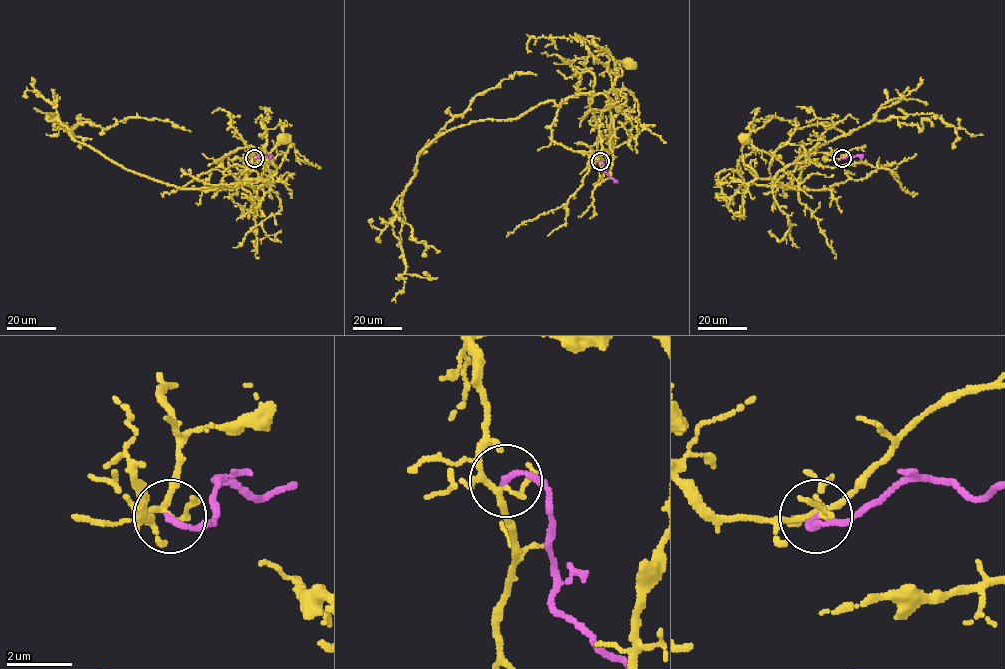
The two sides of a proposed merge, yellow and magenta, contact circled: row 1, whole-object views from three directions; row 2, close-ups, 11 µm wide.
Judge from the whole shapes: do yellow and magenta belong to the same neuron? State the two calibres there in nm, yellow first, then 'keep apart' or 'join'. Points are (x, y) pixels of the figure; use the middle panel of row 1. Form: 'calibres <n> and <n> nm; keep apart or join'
calibres 140 and 160 nm; keep apart

